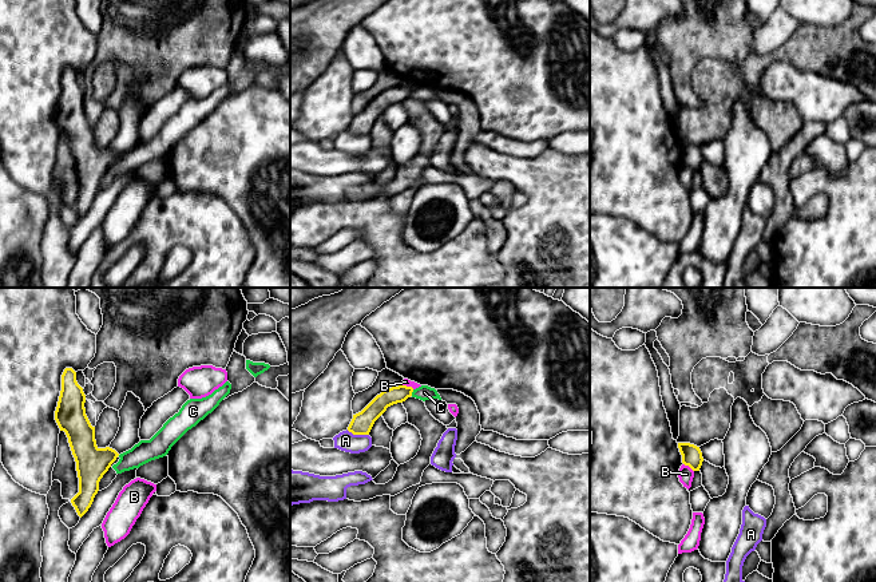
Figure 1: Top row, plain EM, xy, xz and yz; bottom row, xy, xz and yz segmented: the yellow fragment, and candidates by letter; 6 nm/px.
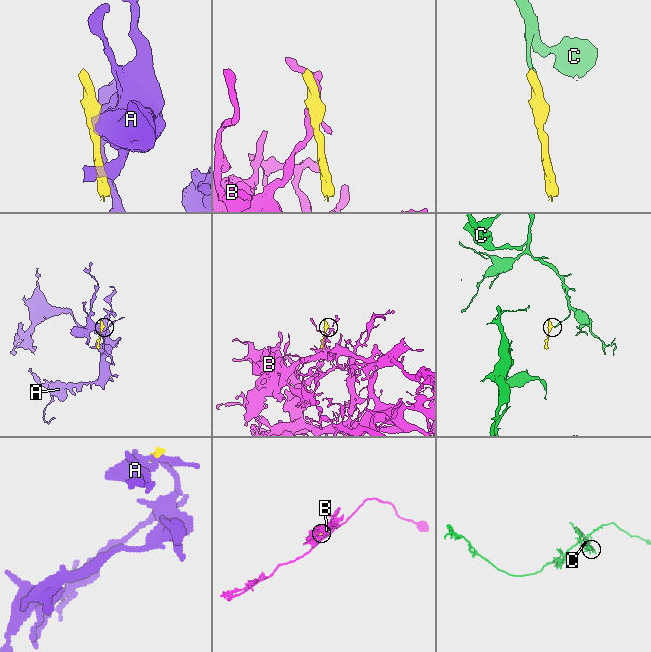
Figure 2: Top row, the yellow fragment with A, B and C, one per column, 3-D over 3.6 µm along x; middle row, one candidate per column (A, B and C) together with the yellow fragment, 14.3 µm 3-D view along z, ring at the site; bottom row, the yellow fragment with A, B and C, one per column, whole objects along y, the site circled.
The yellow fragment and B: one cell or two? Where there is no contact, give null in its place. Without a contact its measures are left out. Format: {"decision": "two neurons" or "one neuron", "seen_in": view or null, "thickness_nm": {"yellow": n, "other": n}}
{"decision": "two neurons", "seen_in": "xz", "thickness_nm": {"yellow": 100, "other": 50}}

